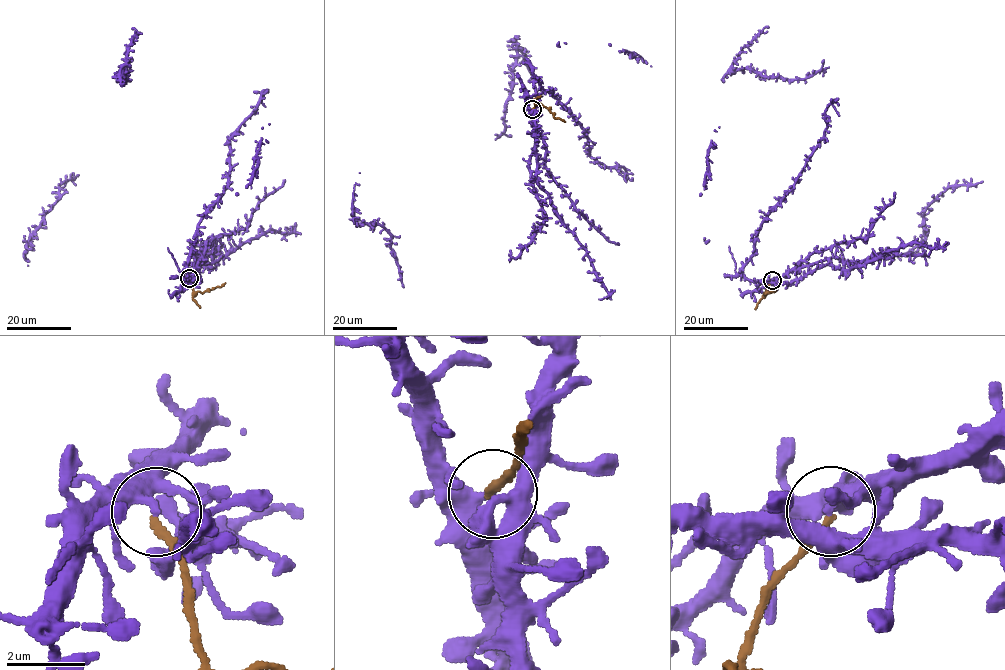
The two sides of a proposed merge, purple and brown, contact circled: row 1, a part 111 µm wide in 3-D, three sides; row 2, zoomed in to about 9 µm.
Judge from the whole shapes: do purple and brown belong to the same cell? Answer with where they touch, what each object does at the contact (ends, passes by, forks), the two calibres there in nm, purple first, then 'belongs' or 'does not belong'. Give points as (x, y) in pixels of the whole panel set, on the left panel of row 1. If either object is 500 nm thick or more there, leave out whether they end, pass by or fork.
place (189, 278); purple ends; brown ends; calibres 320 and 200 nm; does not belong

